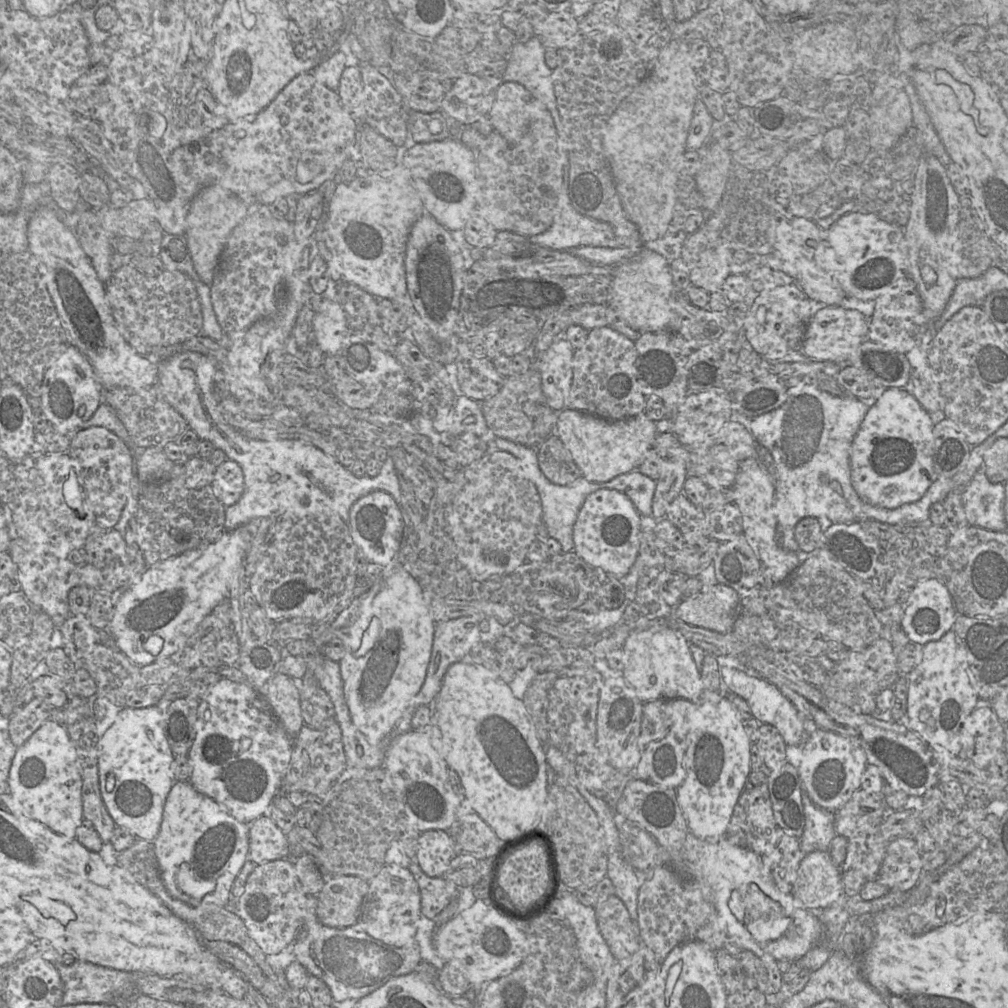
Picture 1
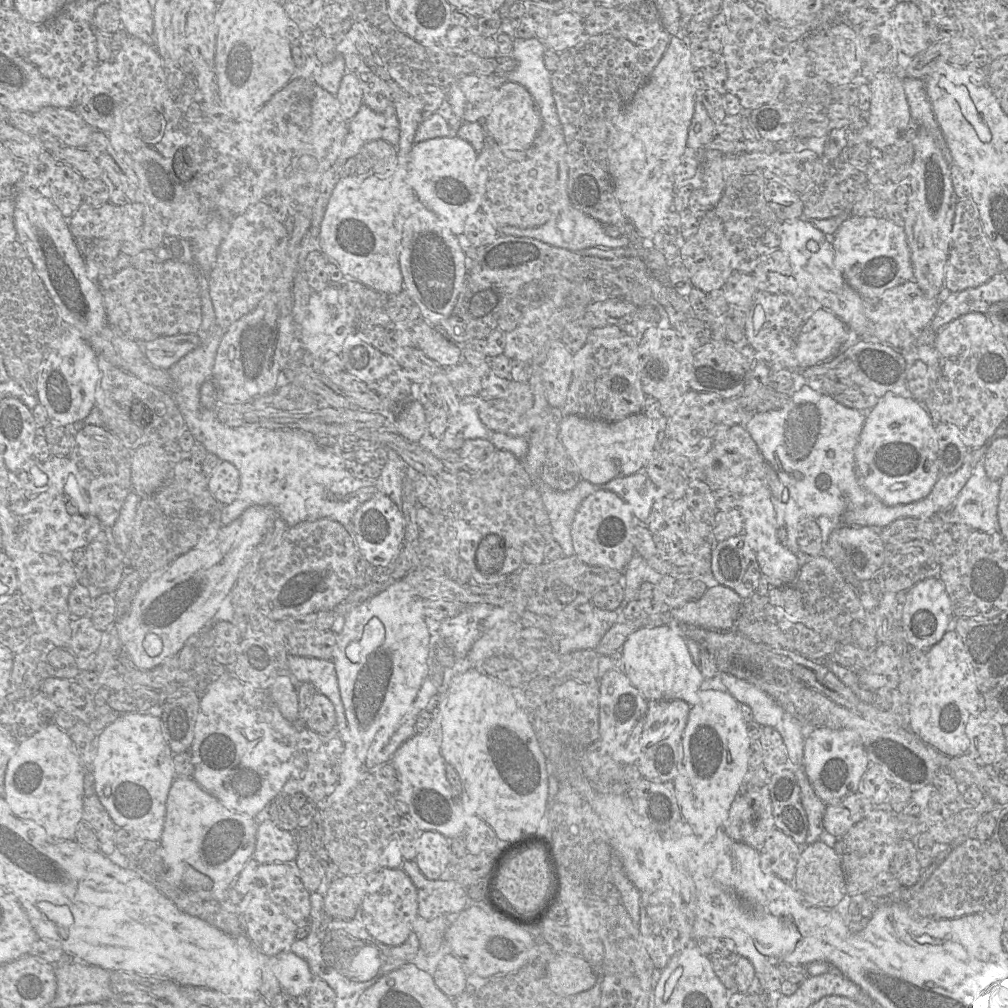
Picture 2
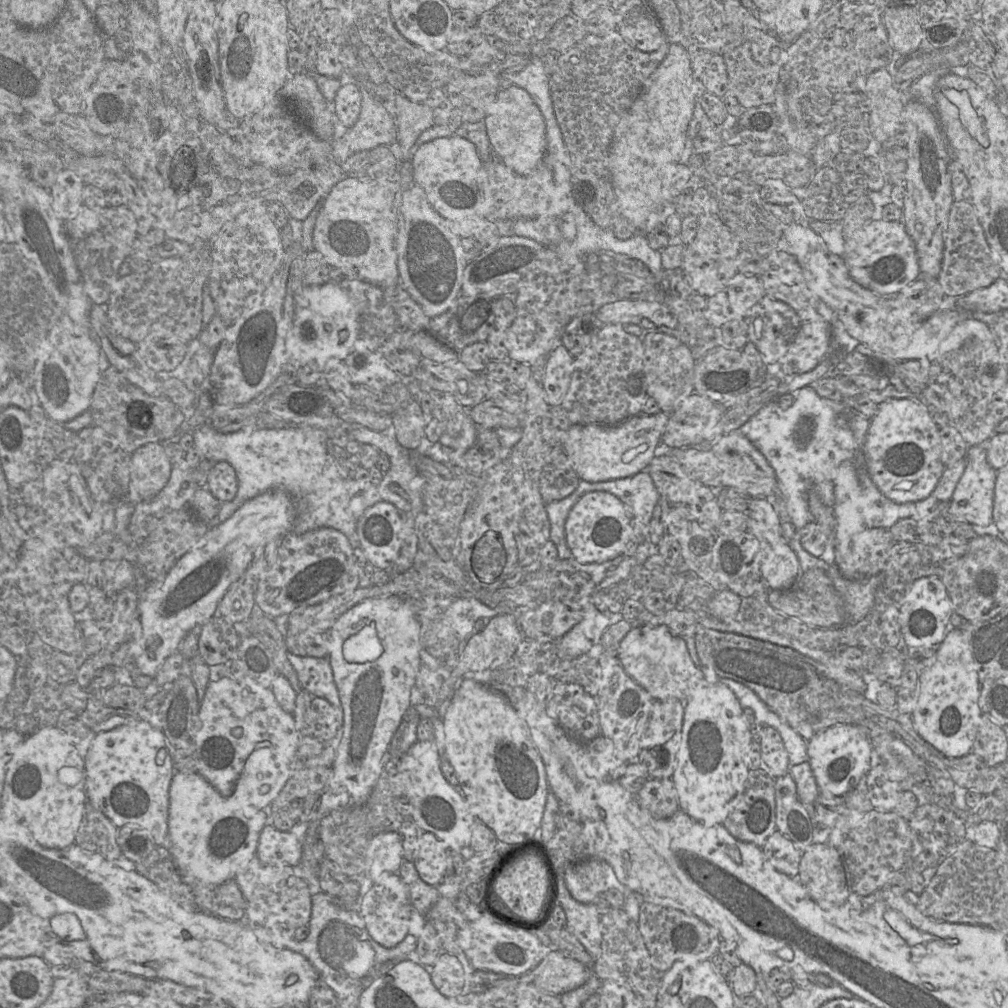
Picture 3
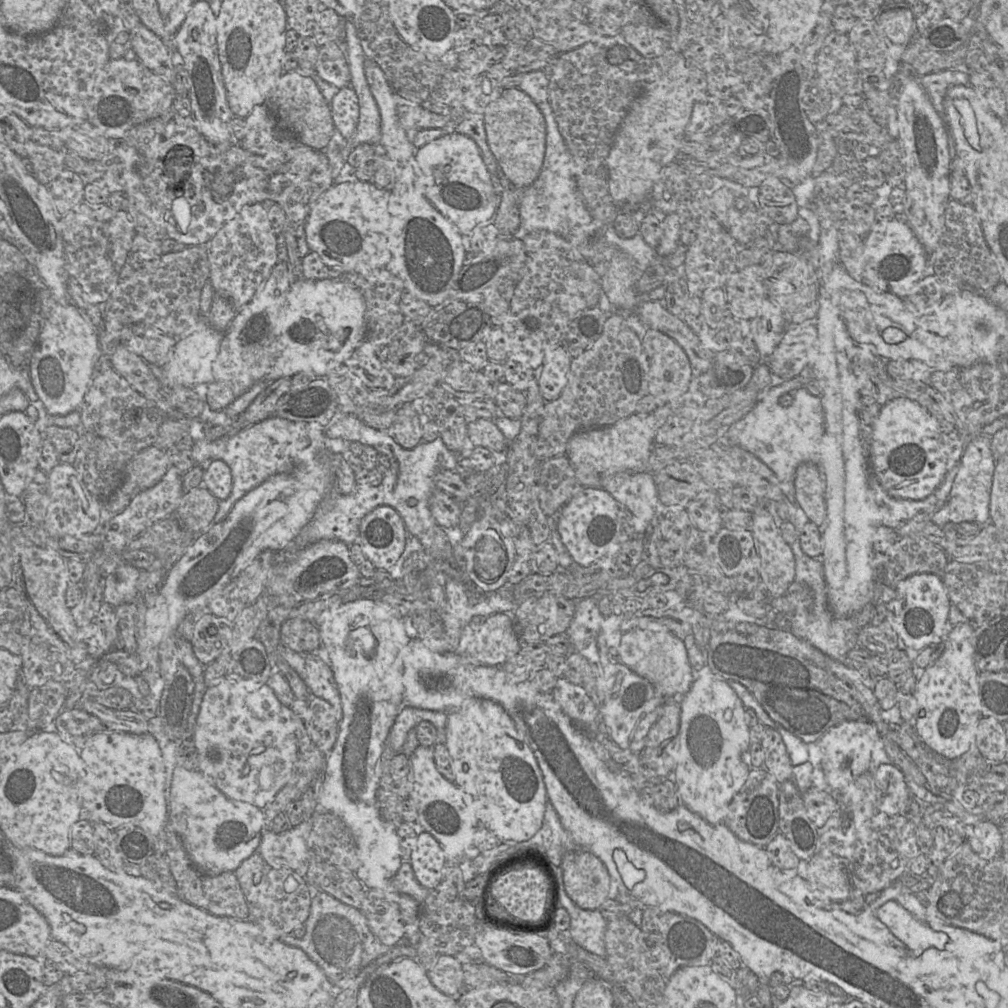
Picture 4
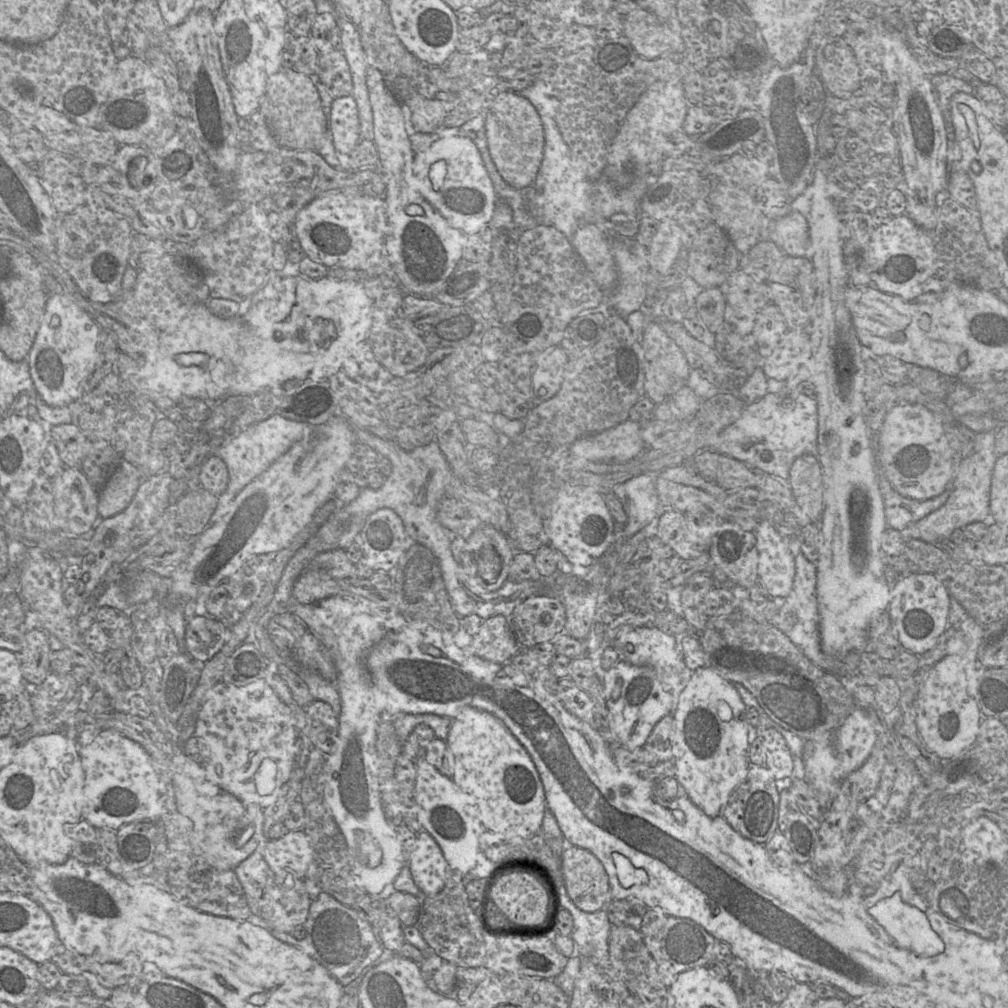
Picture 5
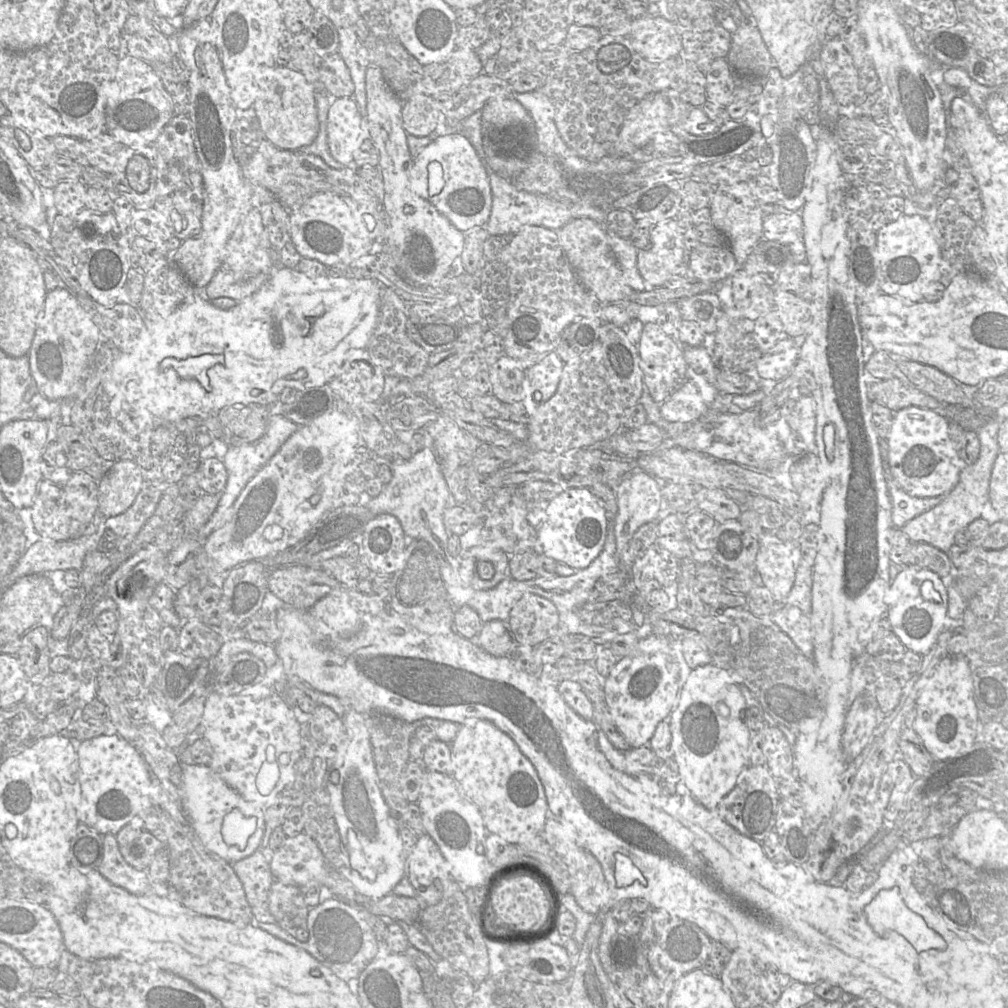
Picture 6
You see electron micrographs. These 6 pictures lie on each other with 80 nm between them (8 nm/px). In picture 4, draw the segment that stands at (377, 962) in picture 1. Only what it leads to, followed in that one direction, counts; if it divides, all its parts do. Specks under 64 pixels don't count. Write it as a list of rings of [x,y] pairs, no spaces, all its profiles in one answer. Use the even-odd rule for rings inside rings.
[[[322,891],[313,895],[305,926],[306,933],[301,939],[287,934],[279,940],[304,951],[321,968],[335,991],[347,988],[363,969],[391,949],[373,934],[360,909],[346,905]]]

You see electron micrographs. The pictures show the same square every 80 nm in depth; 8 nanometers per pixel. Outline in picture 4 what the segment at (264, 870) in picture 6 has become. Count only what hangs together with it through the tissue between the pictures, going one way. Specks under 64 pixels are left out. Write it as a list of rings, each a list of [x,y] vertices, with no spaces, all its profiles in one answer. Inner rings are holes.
[[[257,851],[245,859],[234,871],[247,902],[252,903],[257,900],[269,868],[271,867]]]

